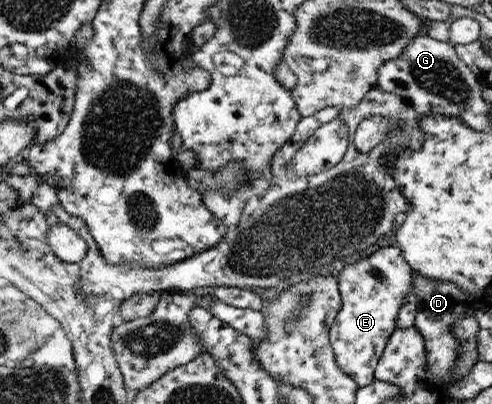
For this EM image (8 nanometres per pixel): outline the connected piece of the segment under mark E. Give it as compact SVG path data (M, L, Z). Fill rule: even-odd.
M399 246L376 247L365 258L346 264L338 277L342 306L328 328L337 365L359 388L371 385L389 336L396 330L396 319L406 295L413 289L411 266Z

